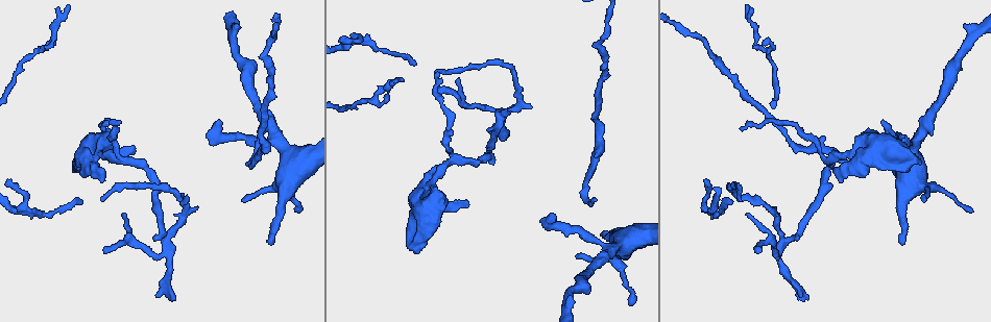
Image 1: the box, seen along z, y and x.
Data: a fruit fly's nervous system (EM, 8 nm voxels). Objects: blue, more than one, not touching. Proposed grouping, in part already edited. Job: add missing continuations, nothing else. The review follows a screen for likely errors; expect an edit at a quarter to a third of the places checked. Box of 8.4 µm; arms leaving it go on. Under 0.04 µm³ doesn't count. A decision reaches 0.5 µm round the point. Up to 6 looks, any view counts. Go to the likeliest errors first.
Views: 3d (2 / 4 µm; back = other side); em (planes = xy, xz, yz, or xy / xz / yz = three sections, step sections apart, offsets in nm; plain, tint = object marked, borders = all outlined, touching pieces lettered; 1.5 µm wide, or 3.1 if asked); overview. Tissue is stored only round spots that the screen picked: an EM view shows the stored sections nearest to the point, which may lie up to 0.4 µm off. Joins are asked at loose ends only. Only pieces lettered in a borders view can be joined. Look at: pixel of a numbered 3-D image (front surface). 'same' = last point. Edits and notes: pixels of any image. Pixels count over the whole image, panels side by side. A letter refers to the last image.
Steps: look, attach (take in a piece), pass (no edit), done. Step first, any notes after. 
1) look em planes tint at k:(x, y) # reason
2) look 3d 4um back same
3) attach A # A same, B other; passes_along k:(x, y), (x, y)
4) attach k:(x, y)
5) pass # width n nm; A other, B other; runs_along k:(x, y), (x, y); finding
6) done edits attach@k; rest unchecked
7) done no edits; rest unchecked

look em xy step 8 plain at 1:(245, 202)

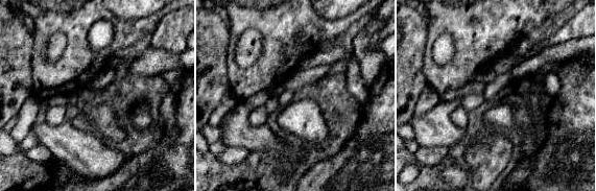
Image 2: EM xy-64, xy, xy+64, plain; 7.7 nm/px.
look em xy step 8 borders same # what lies round it

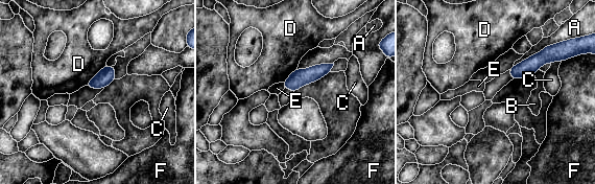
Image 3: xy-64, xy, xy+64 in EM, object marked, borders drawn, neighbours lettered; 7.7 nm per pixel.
pass # width 120 nm; A other, B other, C other, D other, E other, F other; border 3:(283, 83), (284, 88); none of them fits

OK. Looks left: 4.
look 3d 2um at 1:(597, 199) # an open end

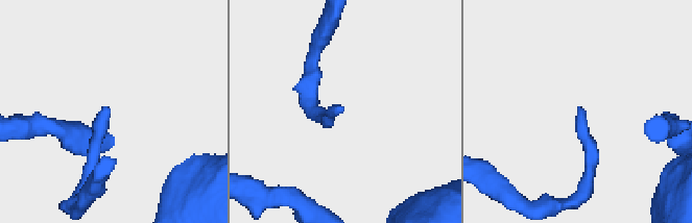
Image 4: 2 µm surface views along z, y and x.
look em planes borders at 4:(579, 112)

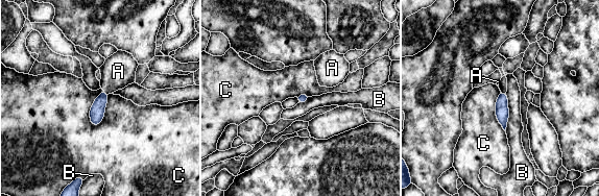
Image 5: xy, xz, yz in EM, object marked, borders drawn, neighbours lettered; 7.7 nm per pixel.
attach A # A same, B other, C other; passes_along 5:(97, 111), (106, 93), (118, 71); it goes on there

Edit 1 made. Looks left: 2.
done edits attach@5; rest unchecked

